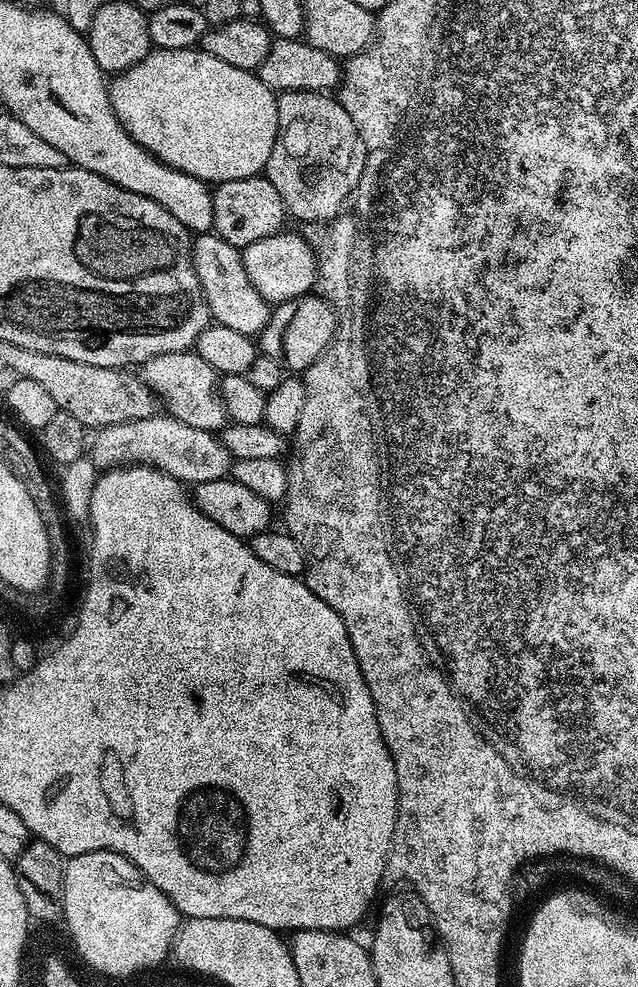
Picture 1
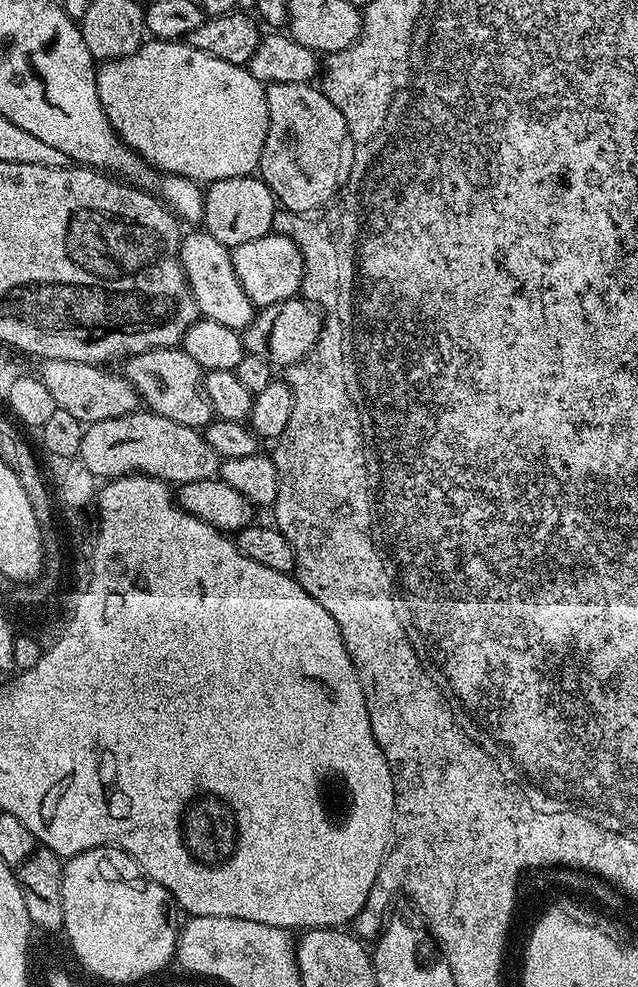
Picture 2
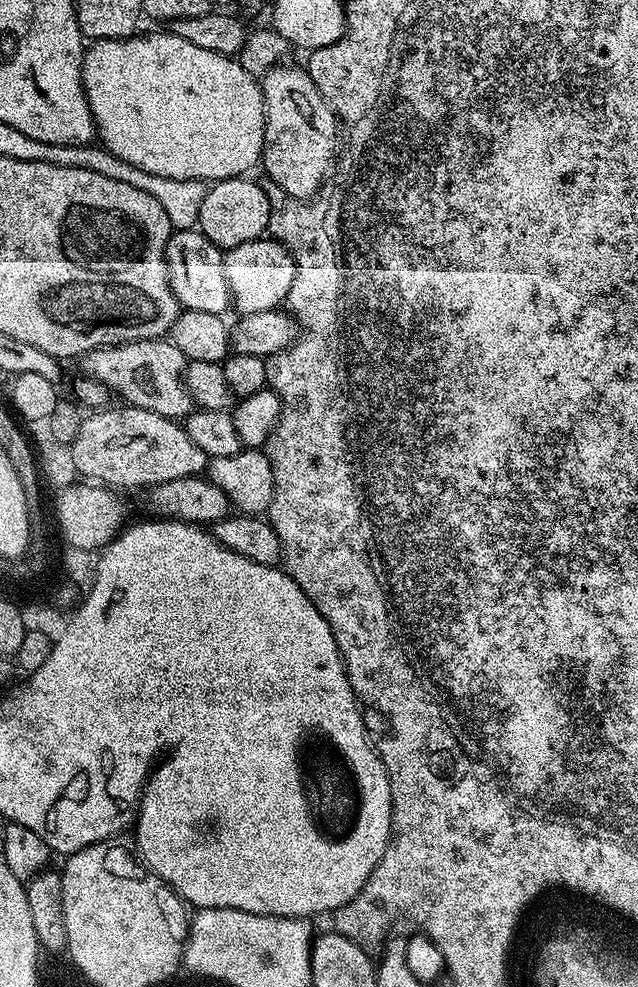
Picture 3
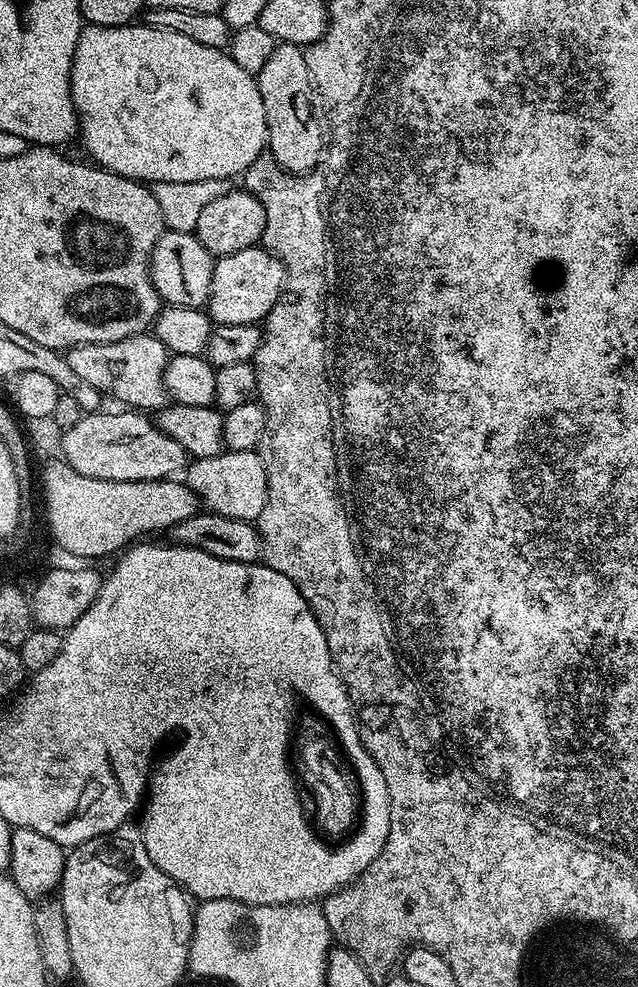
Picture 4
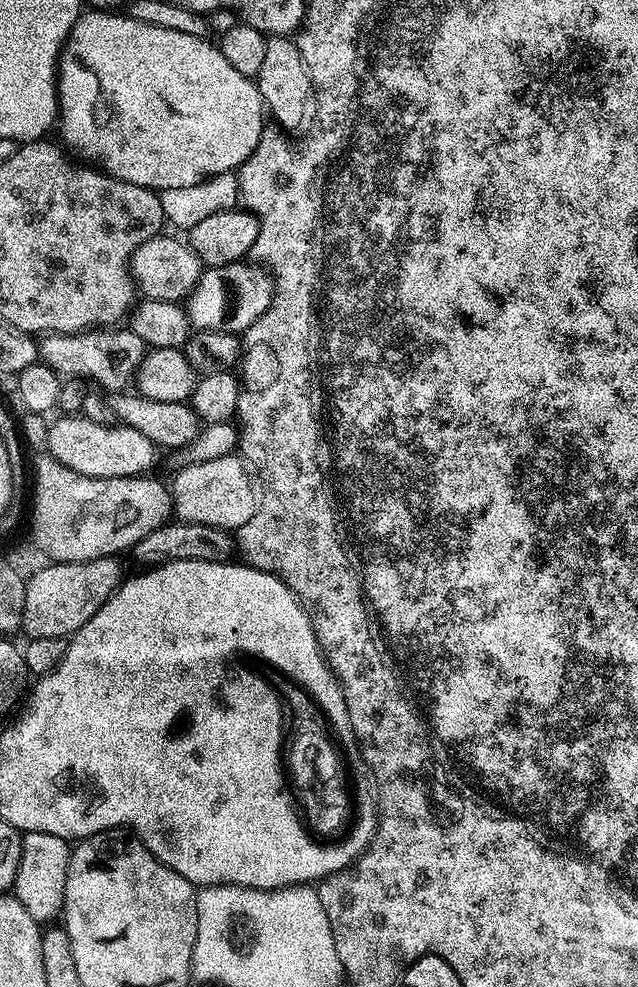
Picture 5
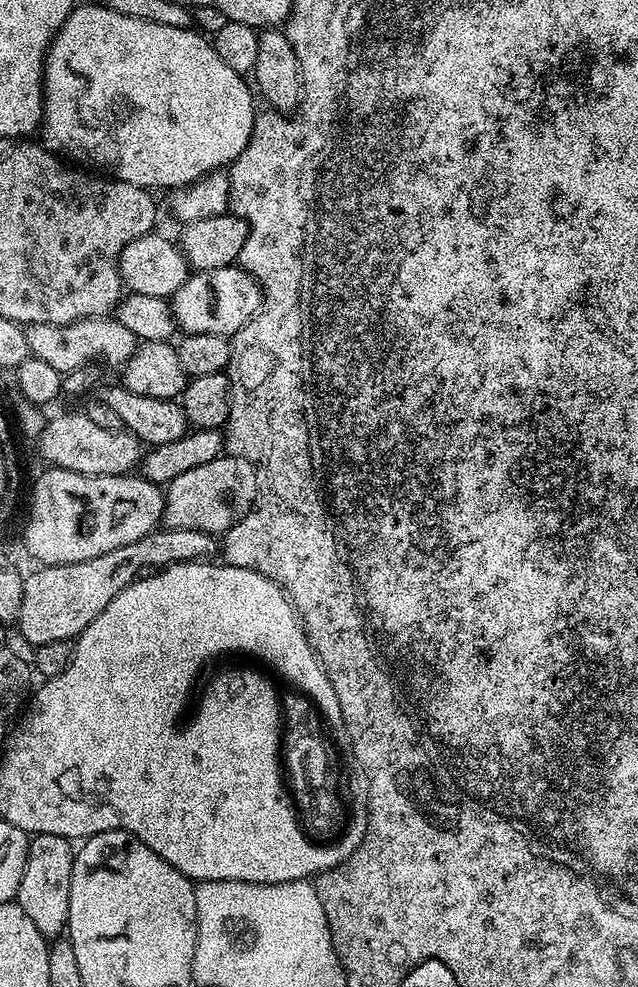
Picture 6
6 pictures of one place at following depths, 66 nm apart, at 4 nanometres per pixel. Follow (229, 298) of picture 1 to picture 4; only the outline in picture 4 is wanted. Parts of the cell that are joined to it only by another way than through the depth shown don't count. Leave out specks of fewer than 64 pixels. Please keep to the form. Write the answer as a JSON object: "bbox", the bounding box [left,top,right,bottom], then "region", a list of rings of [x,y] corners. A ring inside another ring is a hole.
{"bbox":[150,230,214,309],"region":[[[166,230],[160,235],[152,251],[150,274],[154,282],[154,290],[158,290],[161,301],[165,305],[203,309],[208,303],[208,295],[212,289],[214,257],[192,232]]]}

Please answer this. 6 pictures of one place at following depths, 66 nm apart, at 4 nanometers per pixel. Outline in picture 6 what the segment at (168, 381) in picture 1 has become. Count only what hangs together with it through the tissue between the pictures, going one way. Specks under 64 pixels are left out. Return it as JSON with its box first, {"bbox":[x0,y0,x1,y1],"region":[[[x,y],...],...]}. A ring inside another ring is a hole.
{"bbox":[24,316,138,374],"region":[[[87,316],[85,320],[75,320],[69,324],[30,324],[24,328],[24,337],[29,353],[49,366],[54,366],[61,374],[82,367],[83,364],[108,360],[116,370],[123,369],[124,363],[135,354],[138,341],[122,322],[108,316]]]}

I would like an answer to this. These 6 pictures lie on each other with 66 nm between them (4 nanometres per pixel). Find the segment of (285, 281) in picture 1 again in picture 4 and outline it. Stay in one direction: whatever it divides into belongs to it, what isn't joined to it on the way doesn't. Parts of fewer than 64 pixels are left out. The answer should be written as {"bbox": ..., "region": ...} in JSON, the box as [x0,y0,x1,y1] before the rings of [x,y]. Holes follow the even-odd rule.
{"bbox":[206,246,284,326],"region":[[[263,246],[238,250],[238,254],[219,257],[214,263],[212,289],[206,311],[216,326],[259,325],[284,291],[284,263]]]}

